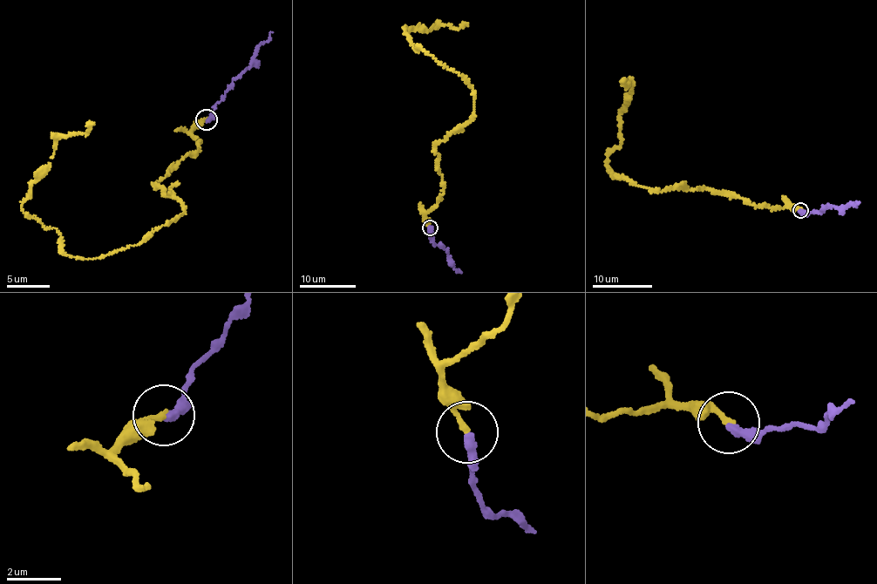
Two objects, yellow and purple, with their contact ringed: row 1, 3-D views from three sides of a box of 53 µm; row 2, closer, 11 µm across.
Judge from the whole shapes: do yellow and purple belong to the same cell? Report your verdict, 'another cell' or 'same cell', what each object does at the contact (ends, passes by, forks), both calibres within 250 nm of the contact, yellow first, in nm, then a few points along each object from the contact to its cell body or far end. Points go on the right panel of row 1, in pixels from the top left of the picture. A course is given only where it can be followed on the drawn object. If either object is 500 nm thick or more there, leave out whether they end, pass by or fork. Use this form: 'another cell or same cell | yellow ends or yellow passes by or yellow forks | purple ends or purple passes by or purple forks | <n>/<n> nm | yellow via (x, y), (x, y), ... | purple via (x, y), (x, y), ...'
same cell | yellow ends | purple ends | 200/320 nm | yellow via (800, 211), (706, 189), (652, 192), (612, 175), (608, 153), (620, 145), (631, 85), (622, 81) | purple via (800, 211), (819, 212), (832, 207), (857, 202)

